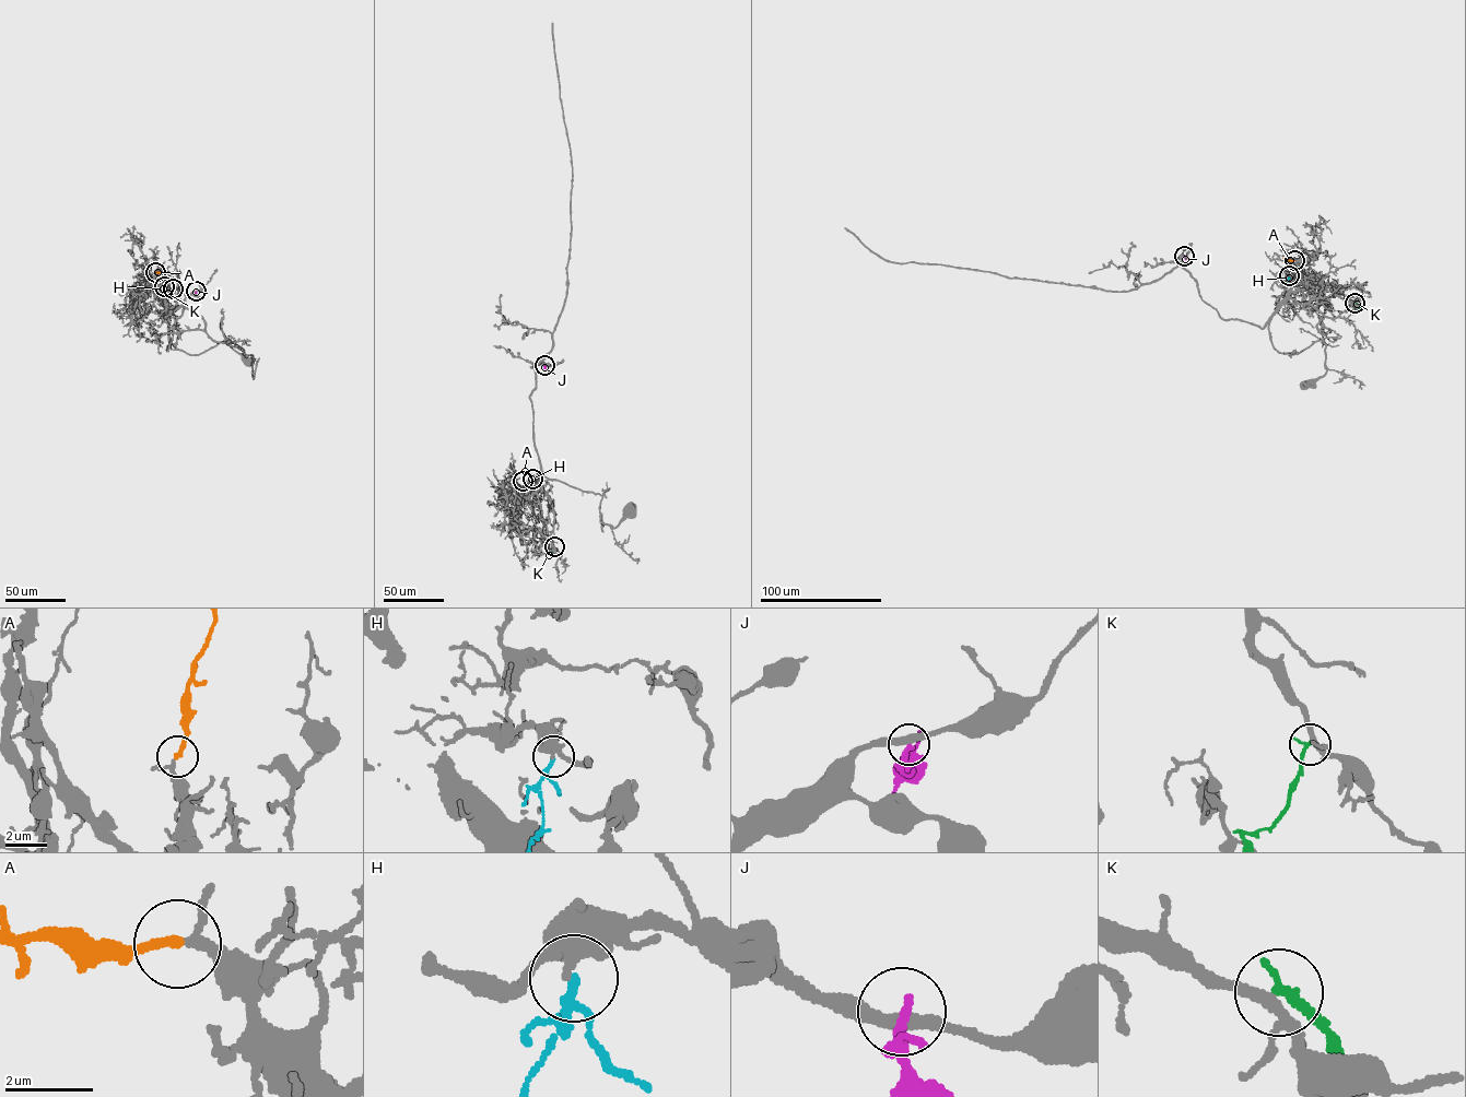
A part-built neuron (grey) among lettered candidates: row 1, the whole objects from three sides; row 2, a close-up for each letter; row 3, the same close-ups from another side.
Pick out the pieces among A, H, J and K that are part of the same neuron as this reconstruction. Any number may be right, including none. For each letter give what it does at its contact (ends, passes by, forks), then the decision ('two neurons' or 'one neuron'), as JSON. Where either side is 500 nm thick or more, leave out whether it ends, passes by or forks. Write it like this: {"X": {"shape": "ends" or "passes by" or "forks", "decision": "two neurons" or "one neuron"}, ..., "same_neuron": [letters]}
{"A": {"shape": "ends", "decision": "one neuron"}, "H": {"shape": "passes by", "decision": "two neurons"}, "J": {"shape": "ends", "decision": "two neurons"}, "K": {"shape": "ends", "decision": "two neurons"}, "same_neuron": ["A"]}

